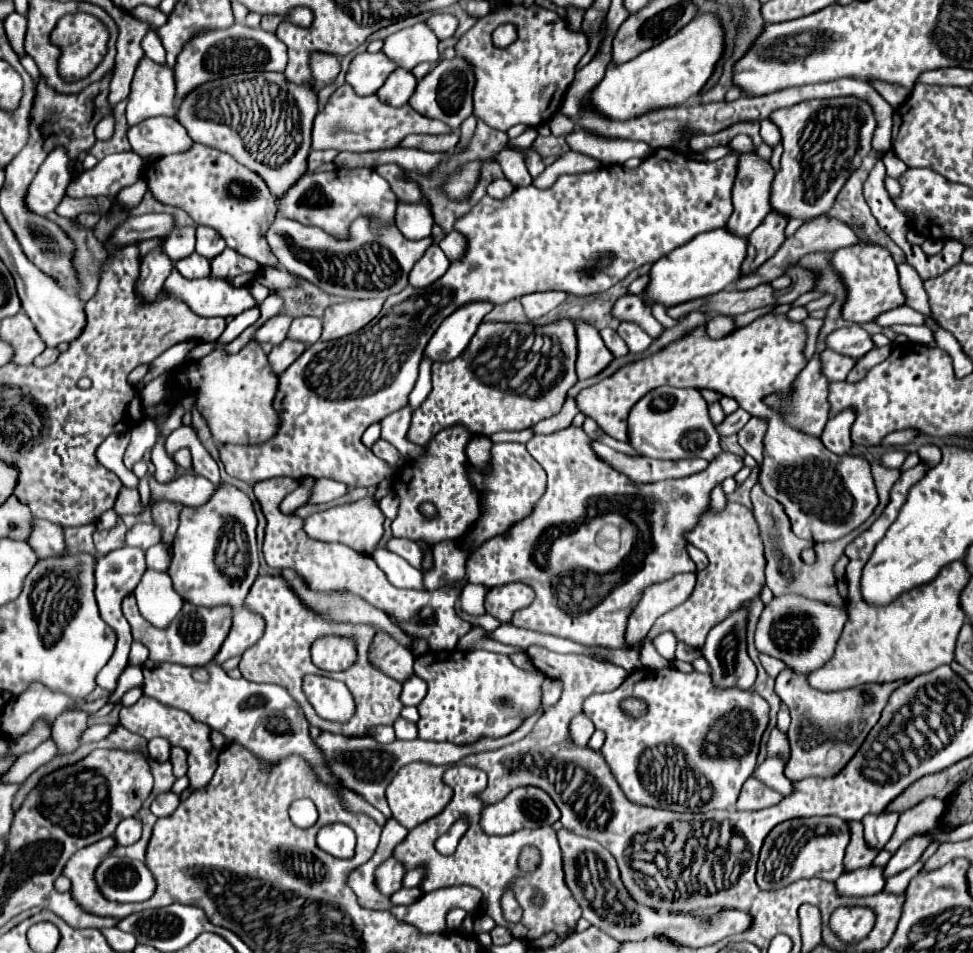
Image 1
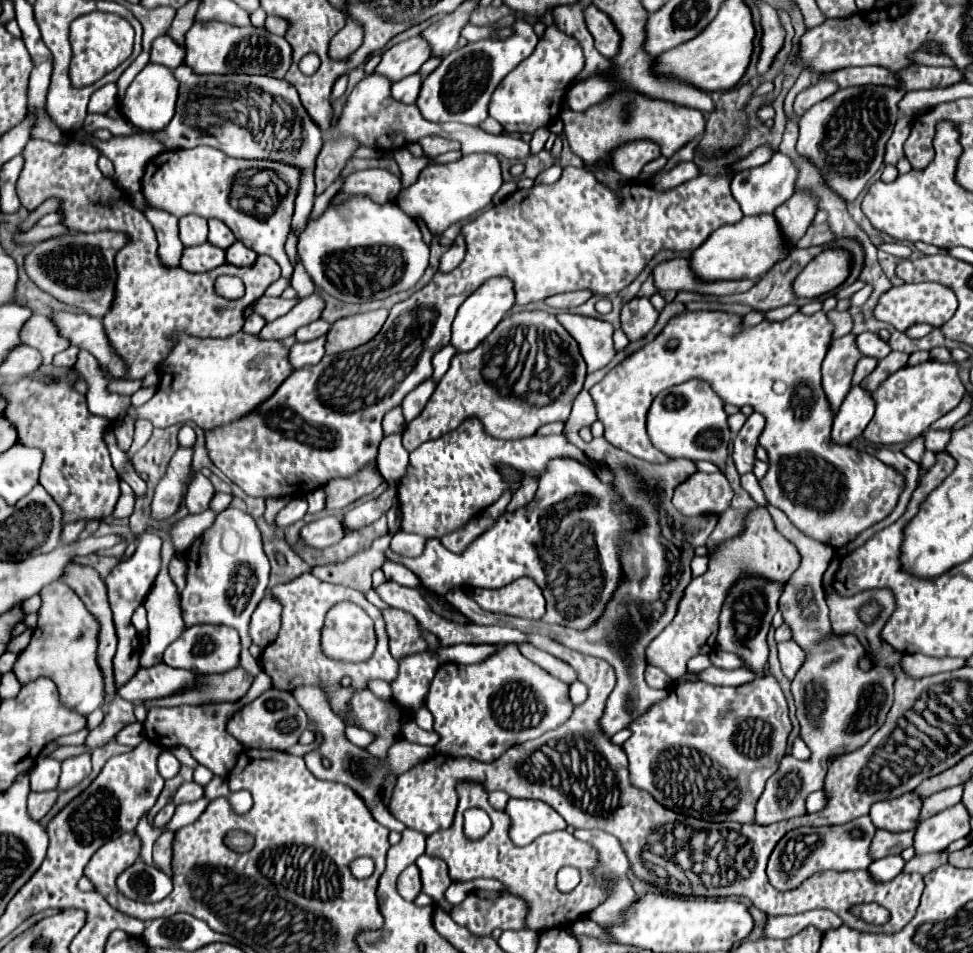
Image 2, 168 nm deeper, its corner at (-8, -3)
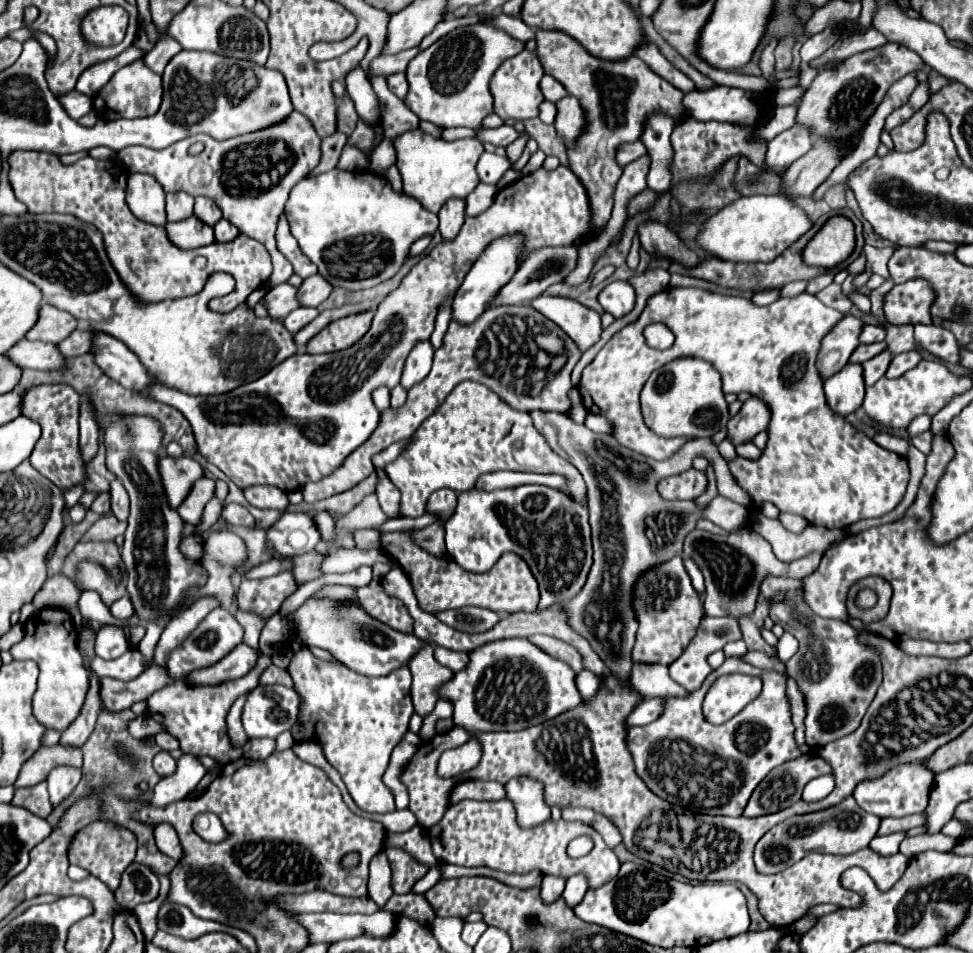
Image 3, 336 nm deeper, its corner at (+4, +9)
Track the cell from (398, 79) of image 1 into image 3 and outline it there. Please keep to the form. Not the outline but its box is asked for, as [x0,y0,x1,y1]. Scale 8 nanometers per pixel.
[386,72,408,98]

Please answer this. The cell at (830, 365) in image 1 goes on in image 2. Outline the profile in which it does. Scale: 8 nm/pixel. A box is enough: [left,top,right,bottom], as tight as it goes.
[852,356,878,386]

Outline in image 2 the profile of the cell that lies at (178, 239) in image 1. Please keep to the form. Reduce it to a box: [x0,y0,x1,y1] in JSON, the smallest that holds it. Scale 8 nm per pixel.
[180,214,208,246]

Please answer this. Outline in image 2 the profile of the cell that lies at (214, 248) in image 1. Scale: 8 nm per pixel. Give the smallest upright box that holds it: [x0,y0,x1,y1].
[208,218,236,250]

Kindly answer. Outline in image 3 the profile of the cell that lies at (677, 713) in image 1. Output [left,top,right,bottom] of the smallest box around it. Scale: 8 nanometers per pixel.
[626,658,800,816]

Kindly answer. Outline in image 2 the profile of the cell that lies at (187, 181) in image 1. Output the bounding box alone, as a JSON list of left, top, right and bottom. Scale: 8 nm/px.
[142,146,302,278]

